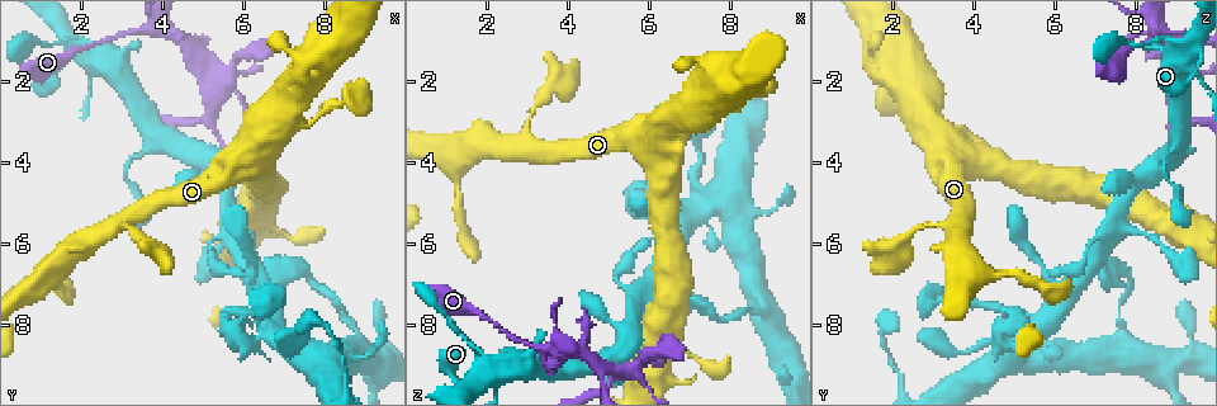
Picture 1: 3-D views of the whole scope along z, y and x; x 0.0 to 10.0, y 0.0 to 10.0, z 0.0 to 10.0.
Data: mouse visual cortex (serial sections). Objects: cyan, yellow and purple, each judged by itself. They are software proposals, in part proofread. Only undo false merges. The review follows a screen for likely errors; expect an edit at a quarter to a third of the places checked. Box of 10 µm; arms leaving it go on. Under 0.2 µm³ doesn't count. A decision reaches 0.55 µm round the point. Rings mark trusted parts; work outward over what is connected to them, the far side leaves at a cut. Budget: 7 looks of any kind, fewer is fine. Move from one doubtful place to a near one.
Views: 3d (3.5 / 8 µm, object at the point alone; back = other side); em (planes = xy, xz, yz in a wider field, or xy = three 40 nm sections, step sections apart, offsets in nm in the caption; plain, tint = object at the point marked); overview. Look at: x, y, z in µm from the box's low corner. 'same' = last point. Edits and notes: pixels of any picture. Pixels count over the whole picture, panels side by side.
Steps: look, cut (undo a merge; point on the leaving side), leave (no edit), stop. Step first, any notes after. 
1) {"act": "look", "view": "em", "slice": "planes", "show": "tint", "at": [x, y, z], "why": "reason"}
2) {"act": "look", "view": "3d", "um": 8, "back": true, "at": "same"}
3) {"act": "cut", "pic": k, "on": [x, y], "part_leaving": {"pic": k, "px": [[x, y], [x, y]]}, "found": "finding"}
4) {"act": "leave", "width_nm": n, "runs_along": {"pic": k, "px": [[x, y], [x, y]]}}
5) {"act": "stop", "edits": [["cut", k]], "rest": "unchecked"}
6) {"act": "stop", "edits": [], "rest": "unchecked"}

{"act": "look", "view": "3d", "um": 8, "at": [6.70, 8.15, 5.25]}

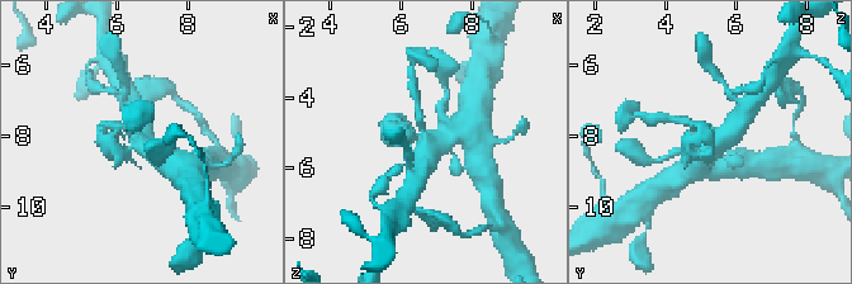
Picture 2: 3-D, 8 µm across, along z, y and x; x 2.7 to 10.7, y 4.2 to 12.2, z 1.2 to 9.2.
{"act": "look", "view": "3d", "um": 3.5, "at": "same"}

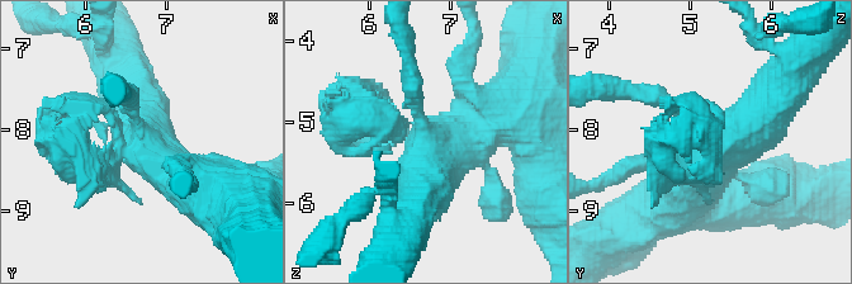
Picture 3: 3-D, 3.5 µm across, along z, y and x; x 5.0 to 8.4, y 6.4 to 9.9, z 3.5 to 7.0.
{"act": "look", "view": "em", "slice": "xy", "step": 1, "show": "tint", "at": [6.70, 8.10, 5.30], "why": "need the tissue"}

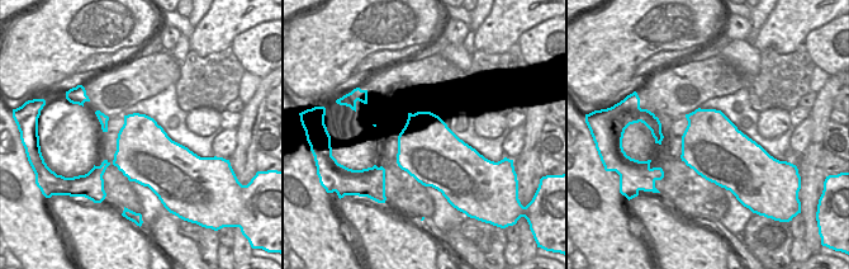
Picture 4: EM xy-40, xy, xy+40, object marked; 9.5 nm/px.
{"act": "leave", "runs_along": {"pic": 3, "px": [[785, 86], [697, 187], [685, 192]]}, "found": "all the same cell"}

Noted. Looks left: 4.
{"act": "look", "view": "3d", "um": 8, "back": true, "at": [3.85, 0.80, 8.55], "why": "four-way junction"}

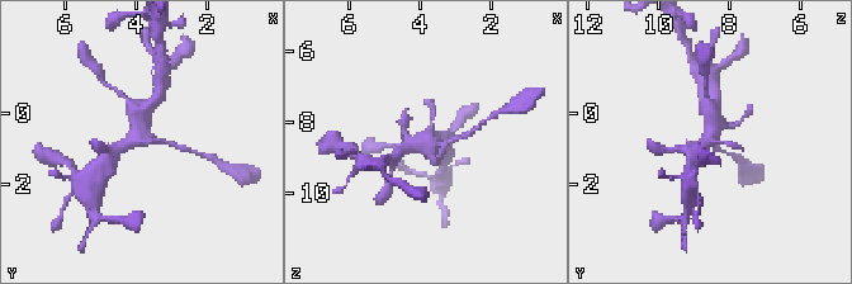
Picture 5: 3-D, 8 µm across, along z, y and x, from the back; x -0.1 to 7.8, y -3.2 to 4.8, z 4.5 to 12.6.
{"act": "look", "view": "3d", "um": 3.5, "at": "same"}

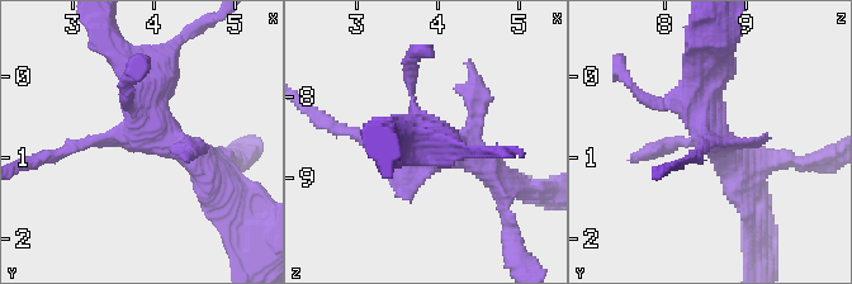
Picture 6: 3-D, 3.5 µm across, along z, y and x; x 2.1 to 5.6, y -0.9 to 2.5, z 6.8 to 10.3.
{"act": "look", "view": "em", "slice": "xy", "step": 3, "show": "tint", "at": [3.80, 0.75, 8.50], "why": "shape alone is not enough"}

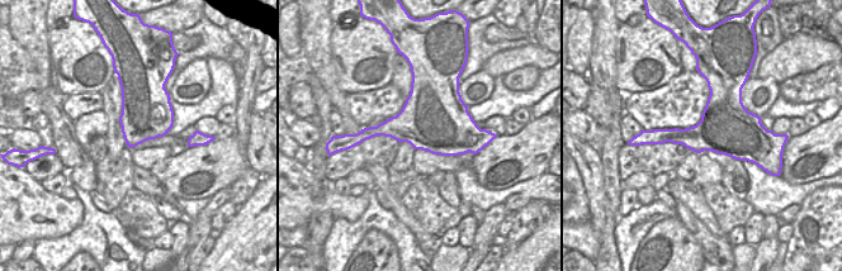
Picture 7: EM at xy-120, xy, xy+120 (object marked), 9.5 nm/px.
{"act": "leave", "width_nm": 650, "runs_along": {"pic": 6, "px": [[345, 131], [446, 143], [493, 173]]}, "found": "one cell here"}

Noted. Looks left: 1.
{"act": "stop", "edits": [], "rest": "unchecked"}

